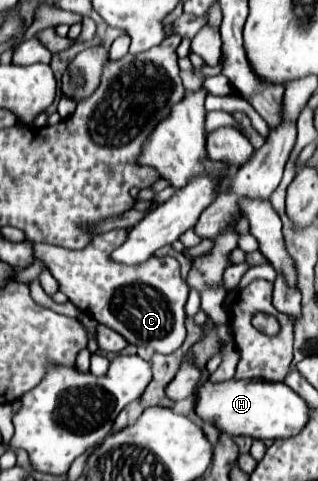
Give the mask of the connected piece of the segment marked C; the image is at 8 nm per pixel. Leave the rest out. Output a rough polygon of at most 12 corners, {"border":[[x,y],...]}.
{"border":[[127,230],[33,244],[68,298],[133,346],[185,340],[173,256],[121,266]]}

